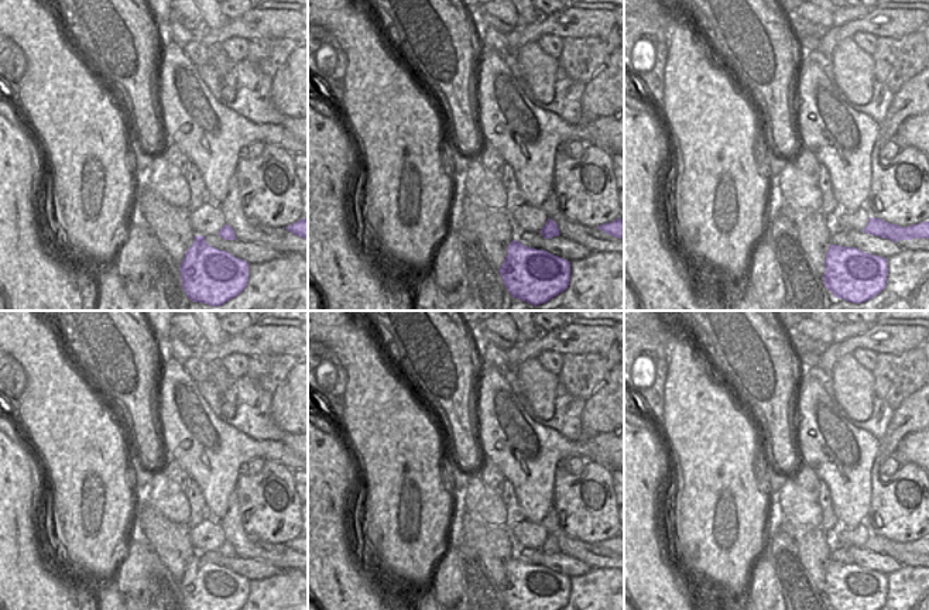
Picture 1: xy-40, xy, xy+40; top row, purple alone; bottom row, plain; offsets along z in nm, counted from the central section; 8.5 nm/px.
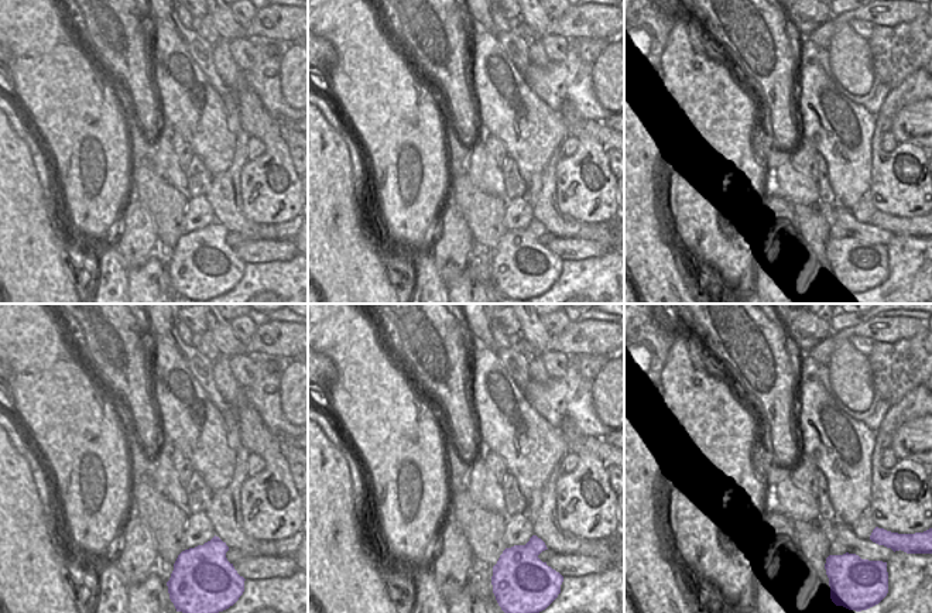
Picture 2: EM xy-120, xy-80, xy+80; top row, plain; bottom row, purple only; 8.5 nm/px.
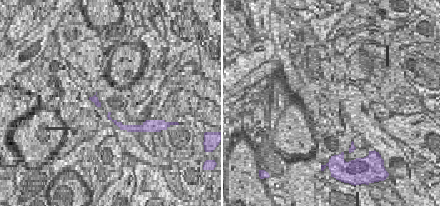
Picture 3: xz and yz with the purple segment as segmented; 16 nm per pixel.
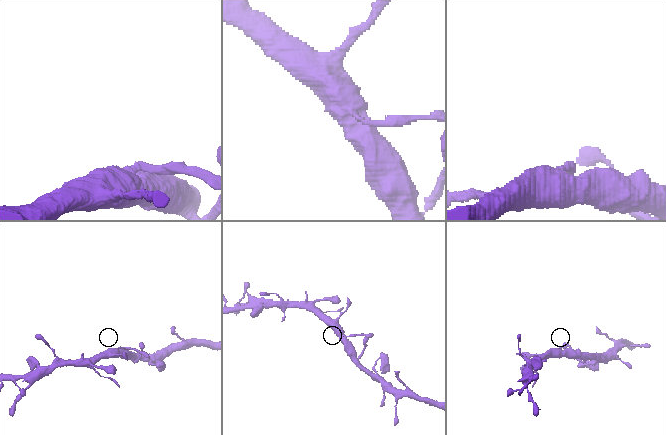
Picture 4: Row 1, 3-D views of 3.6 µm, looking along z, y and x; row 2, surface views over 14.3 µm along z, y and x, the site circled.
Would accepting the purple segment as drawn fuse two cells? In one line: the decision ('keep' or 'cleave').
keep

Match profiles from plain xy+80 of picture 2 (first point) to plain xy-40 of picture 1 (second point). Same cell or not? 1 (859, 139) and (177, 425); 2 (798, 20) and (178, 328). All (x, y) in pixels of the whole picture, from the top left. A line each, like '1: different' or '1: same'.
1: same
2: same

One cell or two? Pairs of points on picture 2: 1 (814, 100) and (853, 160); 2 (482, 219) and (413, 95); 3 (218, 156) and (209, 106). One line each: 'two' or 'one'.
1: one
2: two
3: one

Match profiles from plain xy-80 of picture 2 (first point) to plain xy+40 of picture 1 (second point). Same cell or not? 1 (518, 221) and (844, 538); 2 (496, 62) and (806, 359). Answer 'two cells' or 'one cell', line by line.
1: one cell
2: two cells

